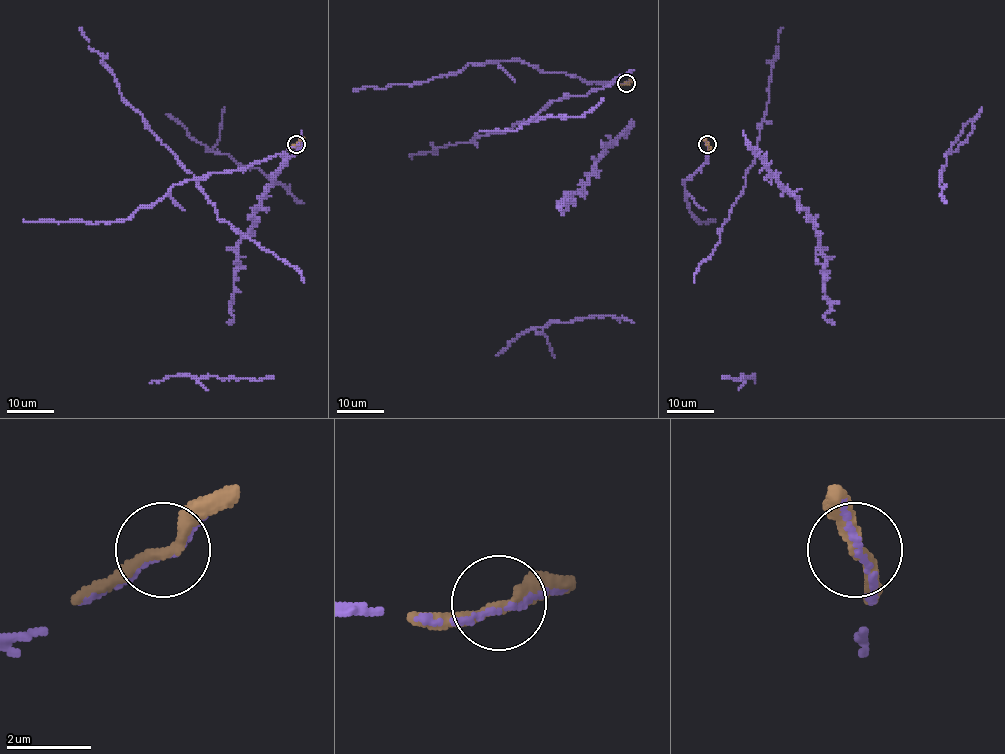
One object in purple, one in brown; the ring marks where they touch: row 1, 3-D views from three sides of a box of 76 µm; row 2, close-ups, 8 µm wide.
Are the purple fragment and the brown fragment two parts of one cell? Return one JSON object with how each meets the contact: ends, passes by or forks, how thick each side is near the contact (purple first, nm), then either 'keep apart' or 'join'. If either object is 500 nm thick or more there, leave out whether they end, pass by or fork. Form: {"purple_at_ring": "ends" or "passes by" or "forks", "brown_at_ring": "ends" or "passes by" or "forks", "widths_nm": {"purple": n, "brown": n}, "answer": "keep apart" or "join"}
{"purple_at_ring": "passes by", "brown_at_ring": "passes by", "widths_nm": {"purple": 80, "brown": 280}, "answer": "join"}

